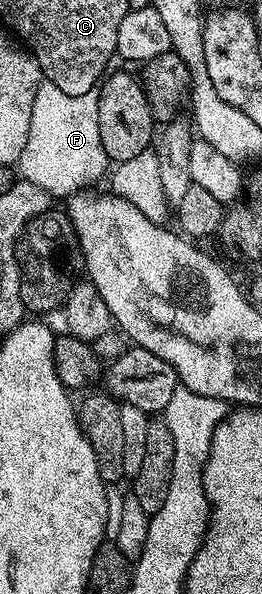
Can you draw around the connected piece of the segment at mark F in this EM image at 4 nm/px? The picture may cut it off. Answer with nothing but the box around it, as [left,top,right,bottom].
[16,82,108,198]

